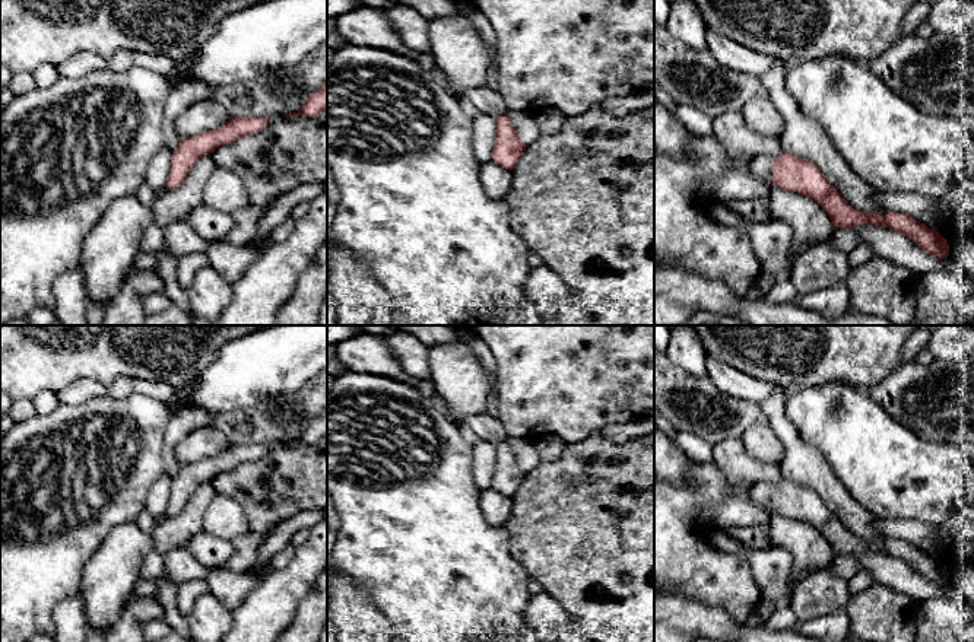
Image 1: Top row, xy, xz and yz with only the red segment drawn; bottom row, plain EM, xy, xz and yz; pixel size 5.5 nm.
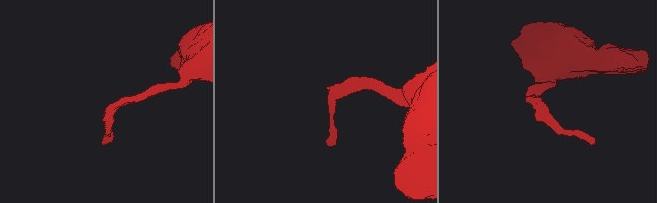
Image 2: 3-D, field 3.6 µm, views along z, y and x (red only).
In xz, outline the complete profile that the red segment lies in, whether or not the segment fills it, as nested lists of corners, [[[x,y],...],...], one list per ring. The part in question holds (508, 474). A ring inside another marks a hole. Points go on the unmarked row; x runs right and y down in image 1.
[[[488,413],[470,416],[464,420],[454,420],[451,416],[448,417],[453,422],[456,422],[461,429],[464,429],[469,436],[478,439],[488,439],[496,445],[496,461],[495,461],[495,473],[492,477],[492,487],[496,492],[513,498],[518,486],[523,483],[526,471],[518,465],[517,457],[507,442],[510,436],[505,433],[505,429],[501,425],[501,422],[496,417],[489,416]]]

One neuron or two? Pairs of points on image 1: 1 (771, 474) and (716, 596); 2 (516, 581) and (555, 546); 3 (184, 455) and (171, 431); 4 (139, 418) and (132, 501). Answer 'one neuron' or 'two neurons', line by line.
1: two neurons
2: two neurons
3: two neurons
4: one neuron

